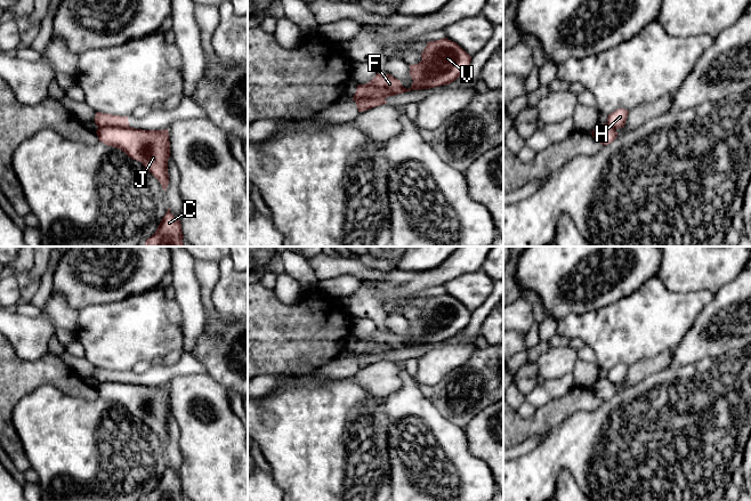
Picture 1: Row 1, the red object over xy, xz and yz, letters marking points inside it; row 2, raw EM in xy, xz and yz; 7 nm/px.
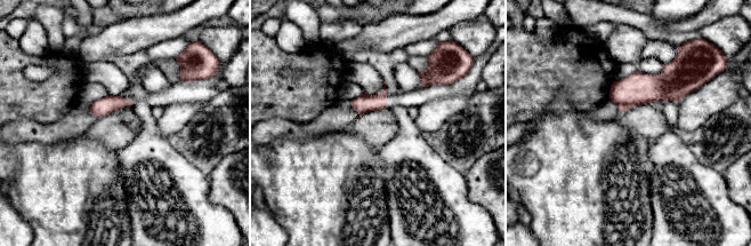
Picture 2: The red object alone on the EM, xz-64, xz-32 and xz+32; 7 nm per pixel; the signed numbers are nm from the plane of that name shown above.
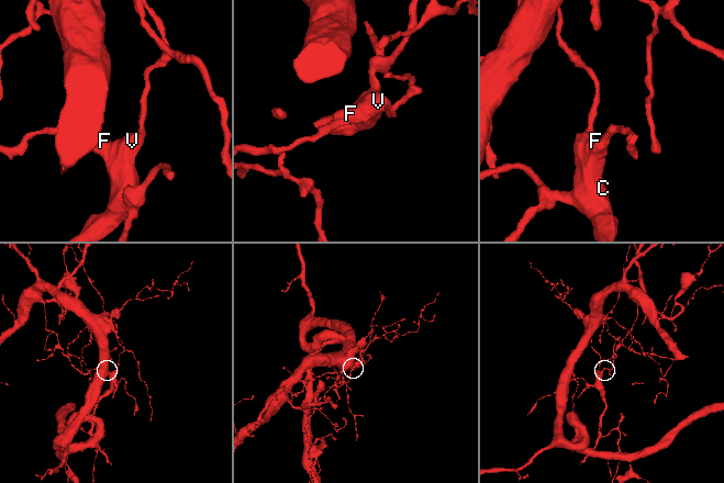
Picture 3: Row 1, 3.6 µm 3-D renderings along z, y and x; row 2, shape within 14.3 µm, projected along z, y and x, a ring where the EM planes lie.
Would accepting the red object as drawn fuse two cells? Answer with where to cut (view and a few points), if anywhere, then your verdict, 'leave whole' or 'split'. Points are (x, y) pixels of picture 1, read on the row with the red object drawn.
cut in xy along (128, 124), (98, 127); split

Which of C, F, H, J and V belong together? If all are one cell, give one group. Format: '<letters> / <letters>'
C F J V / H

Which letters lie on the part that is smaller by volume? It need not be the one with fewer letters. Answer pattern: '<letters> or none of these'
C, F, J, V

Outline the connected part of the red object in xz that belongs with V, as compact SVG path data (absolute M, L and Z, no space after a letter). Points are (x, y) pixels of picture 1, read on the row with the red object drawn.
M447 38L429 41L421 52L421 62L409 65L413 83L410 89L390 74L379 74L365 84L357 84L355 98L387 98L410 90L446 86L463 75L471 62L458 43Z

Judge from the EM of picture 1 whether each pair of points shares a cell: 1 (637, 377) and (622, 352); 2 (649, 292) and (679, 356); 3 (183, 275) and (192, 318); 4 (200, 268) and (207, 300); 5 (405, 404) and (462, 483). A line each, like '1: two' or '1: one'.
1: two
2: two
3: one
4: one
5: one

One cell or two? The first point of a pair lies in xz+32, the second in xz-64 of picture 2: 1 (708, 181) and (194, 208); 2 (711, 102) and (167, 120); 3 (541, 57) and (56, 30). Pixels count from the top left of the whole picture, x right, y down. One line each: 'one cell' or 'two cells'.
1: one cell
2: one cell
3: two cells

